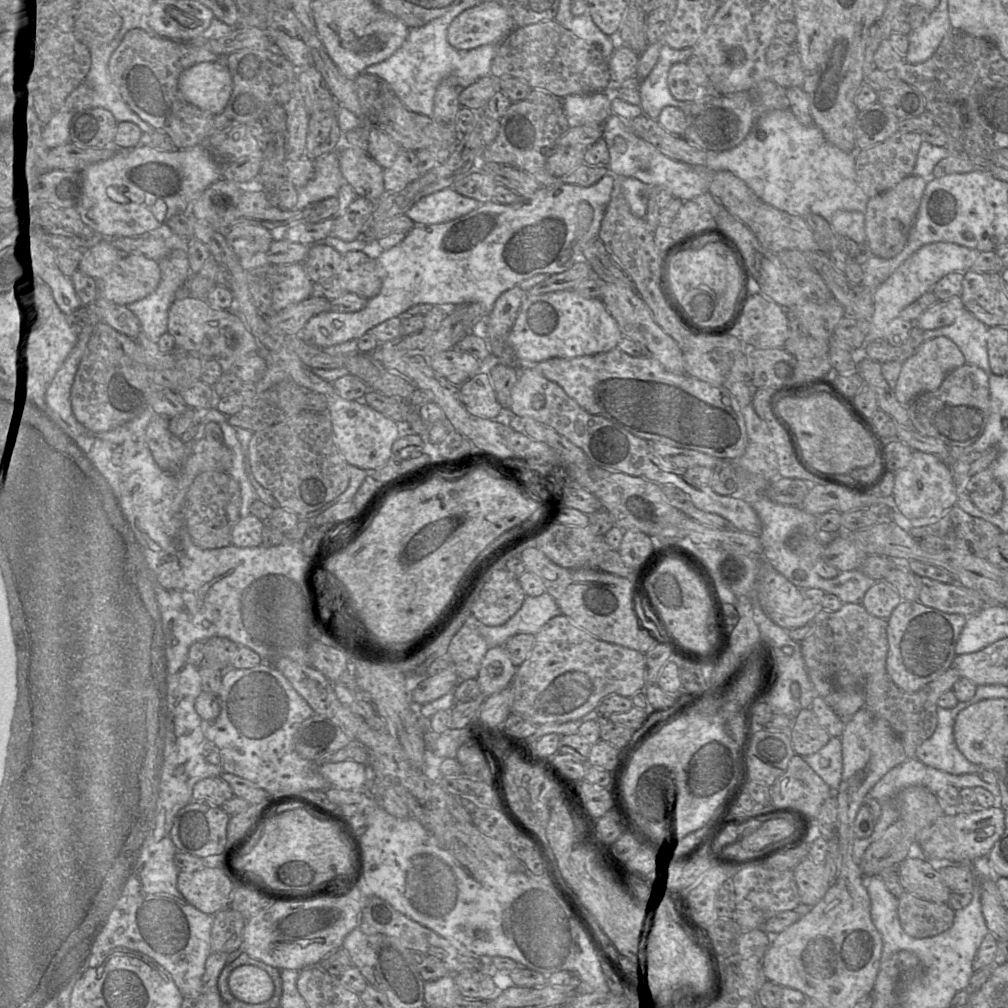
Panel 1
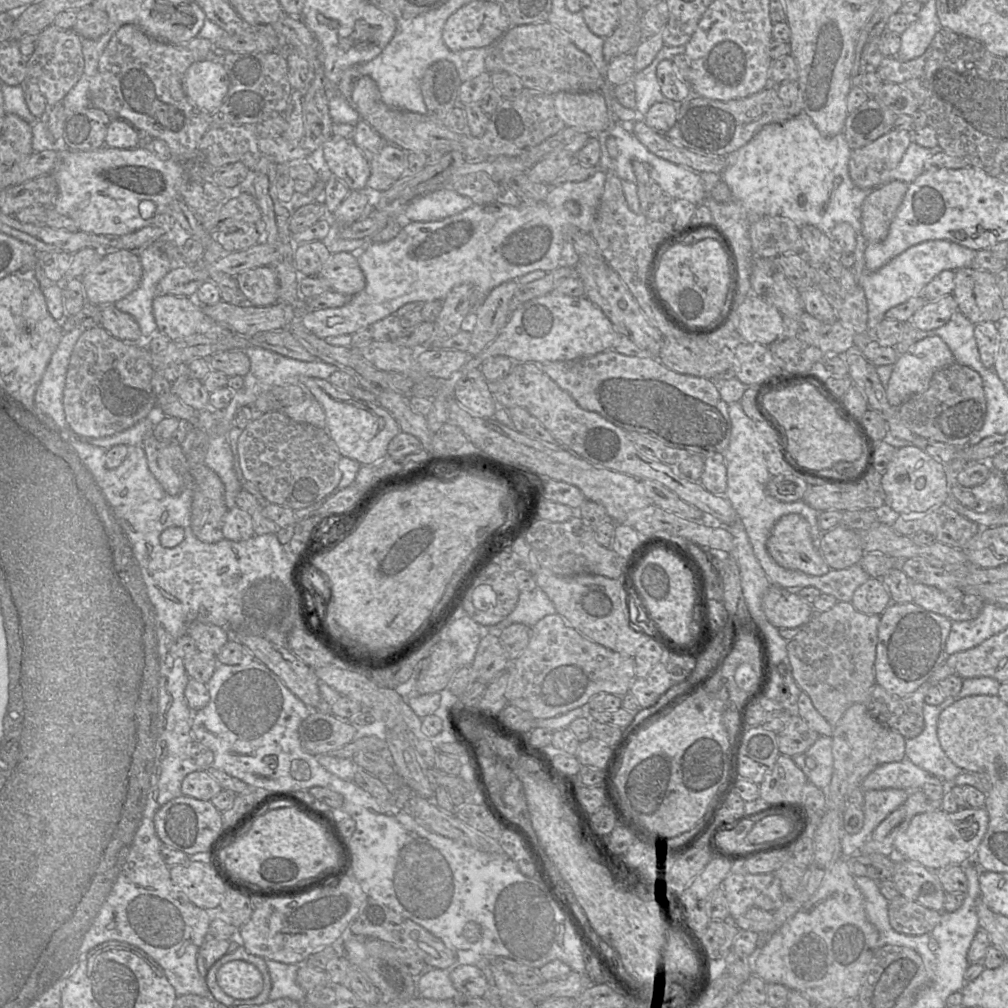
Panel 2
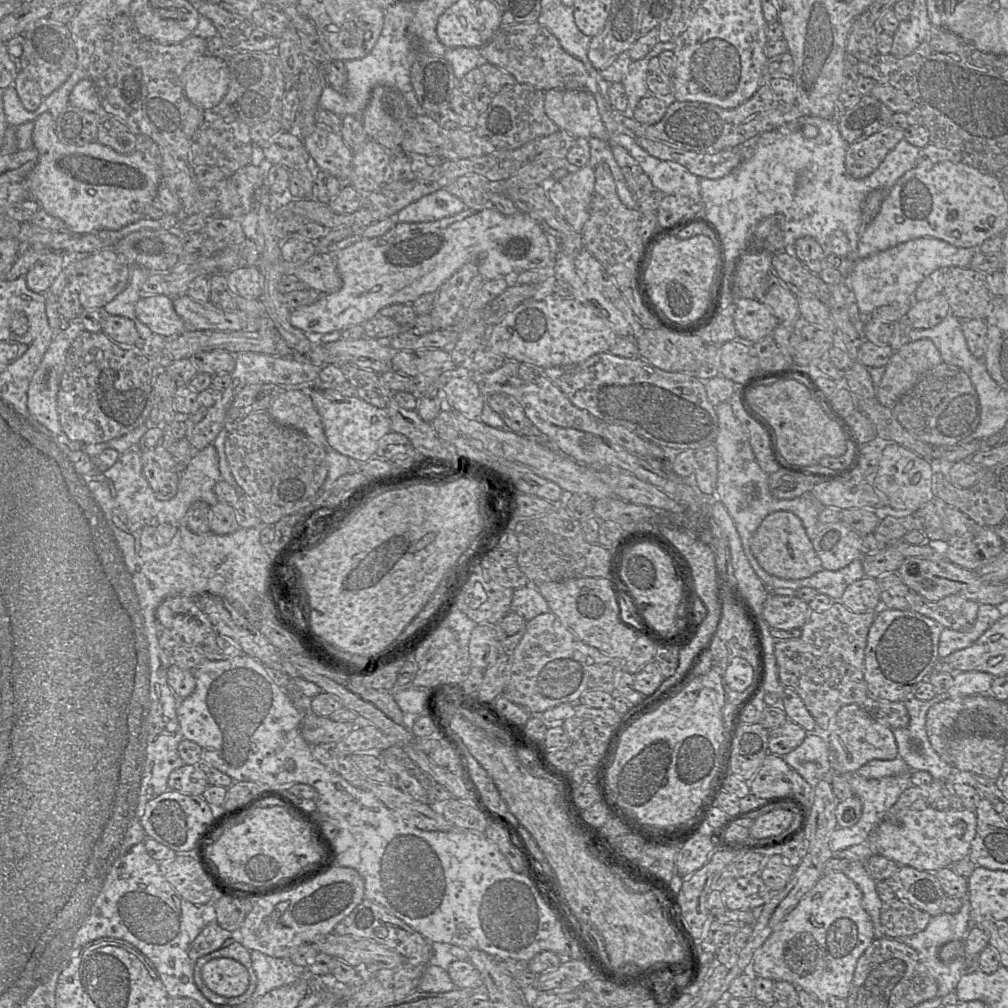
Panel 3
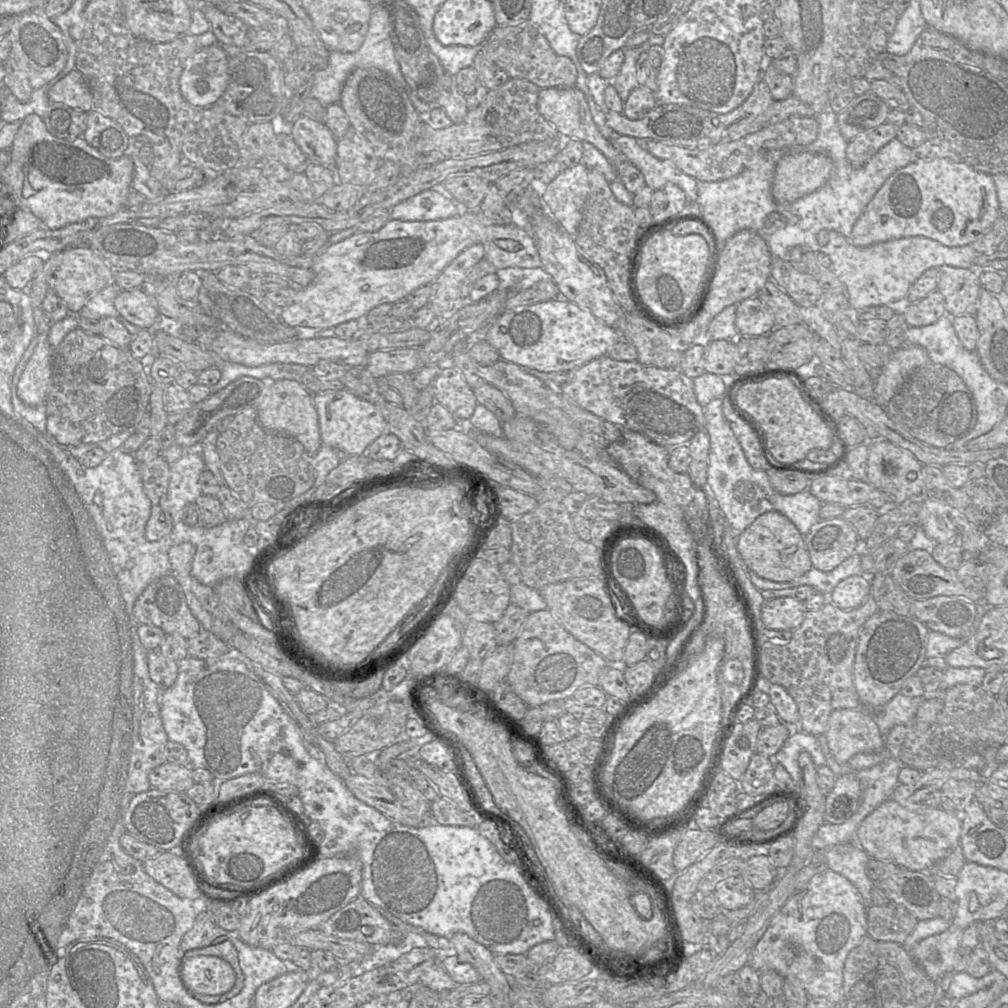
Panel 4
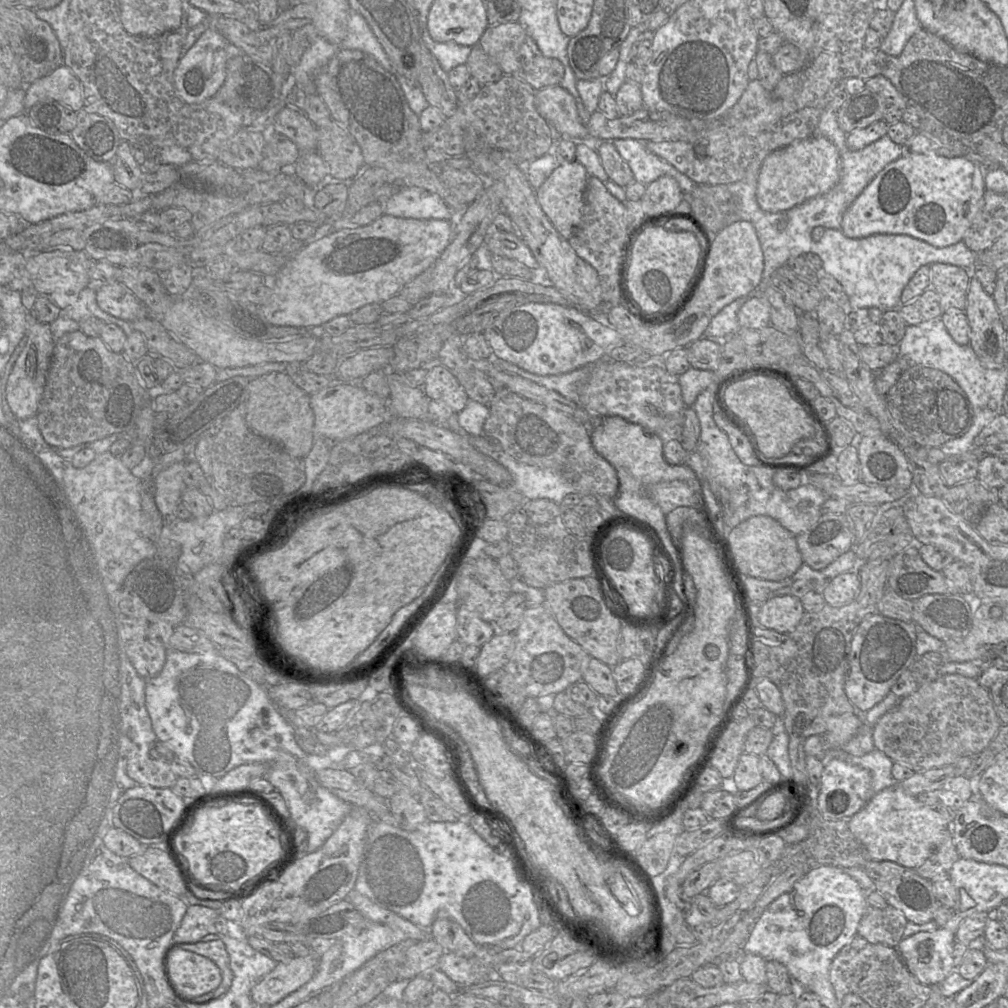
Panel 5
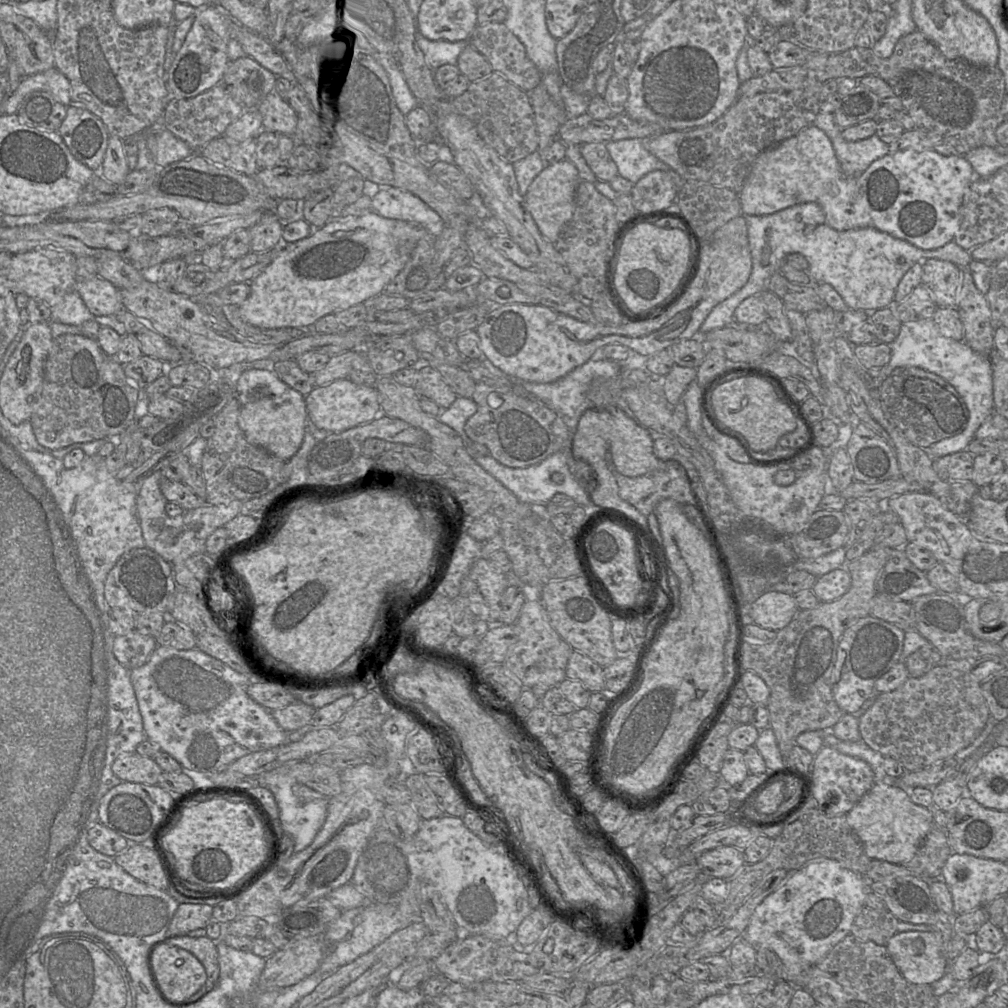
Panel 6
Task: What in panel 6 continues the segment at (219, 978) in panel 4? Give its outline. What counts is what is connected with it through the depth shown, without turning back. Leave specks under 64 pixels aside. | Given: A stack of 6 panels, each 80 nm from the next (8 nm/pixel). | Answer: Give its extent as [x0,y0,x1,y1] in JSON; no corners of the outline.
[150,942,207,1004]

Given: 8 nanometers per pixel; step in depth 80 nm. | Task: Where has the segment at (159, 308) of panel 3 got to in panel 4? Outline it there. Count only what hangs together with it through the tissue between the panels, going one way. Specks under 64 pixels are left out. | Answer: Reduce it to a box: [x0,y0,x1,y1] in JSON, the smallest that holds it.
[114,289,161,329]

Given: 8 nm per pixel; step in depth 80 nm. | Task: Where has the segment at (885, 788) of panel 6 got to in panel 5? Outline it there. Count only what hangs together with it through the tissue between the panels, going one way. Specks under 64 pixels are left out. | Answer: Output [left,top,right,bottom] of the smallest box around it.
[848,787,949,869]

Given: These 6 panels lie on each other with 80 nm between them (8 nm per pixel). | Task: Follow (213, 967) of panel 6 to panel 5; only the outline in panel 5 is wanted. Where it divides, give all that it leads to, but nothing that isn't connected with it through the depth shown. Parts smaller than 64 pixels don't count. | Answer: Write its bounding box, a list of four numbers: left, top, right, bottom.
[174,940,233,1004]

